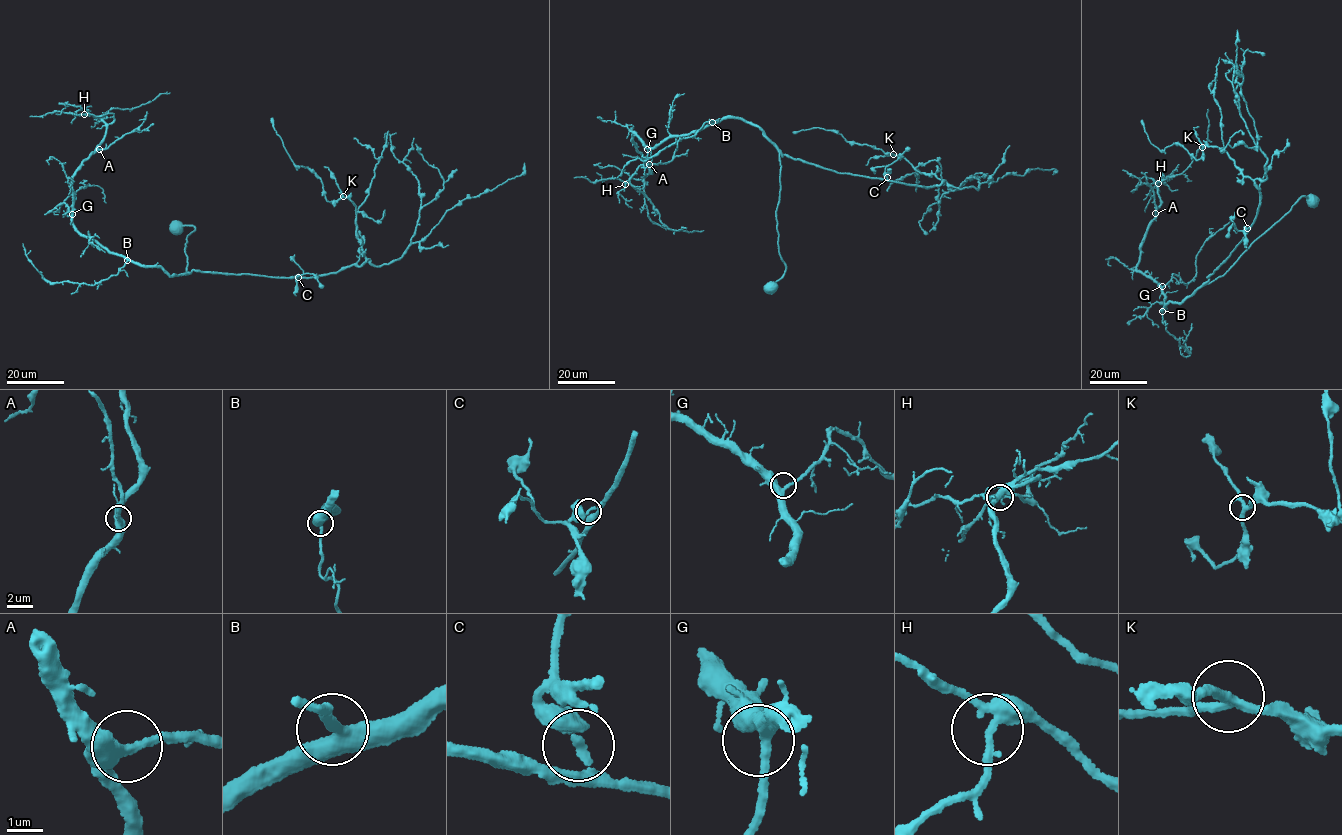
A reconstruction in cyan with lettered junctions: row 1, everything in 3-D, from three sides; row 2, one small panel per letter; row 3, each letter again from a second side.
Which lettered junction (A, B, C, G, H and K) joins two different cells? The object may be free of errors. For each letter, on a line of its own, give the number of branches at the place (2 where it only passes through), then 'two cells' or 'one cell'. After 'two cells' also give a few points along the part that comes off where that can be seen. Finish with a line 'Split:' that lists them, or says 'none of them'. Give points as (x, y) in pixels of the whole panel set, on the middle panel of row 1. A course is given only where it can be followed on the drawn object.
A: branches 3; one cell
B: branches 3; one cell
C: branches 3; one cell
G: branches 3; one cell
H: branches 3; one cell
K: branches 3; one cell
Split: none of them

